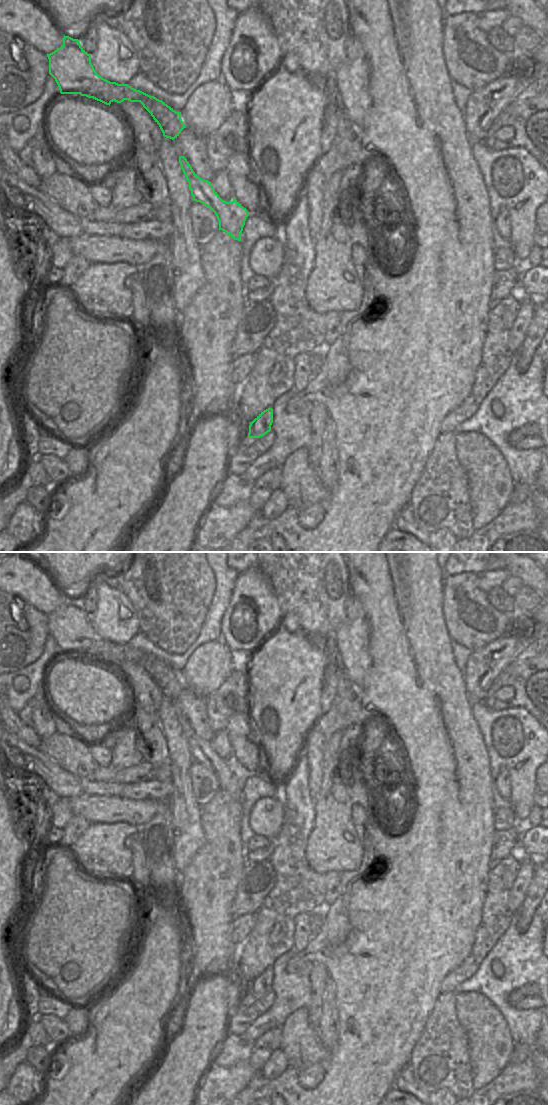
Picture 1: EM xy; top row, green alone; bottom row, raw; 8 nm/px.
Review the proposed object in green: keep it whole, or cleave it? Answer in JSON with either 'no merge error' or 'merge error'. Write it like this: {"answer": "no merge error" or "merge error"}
{"answer": "merge error"}

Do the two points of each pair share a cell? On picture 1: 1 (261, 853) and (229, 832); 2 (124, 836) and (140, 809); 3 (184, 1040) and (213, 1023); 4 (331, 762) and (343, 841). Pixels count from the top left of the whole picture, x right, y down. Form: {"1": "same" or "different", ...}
{"1": "different", "2": "different", "3": "same", "4": "same"}

